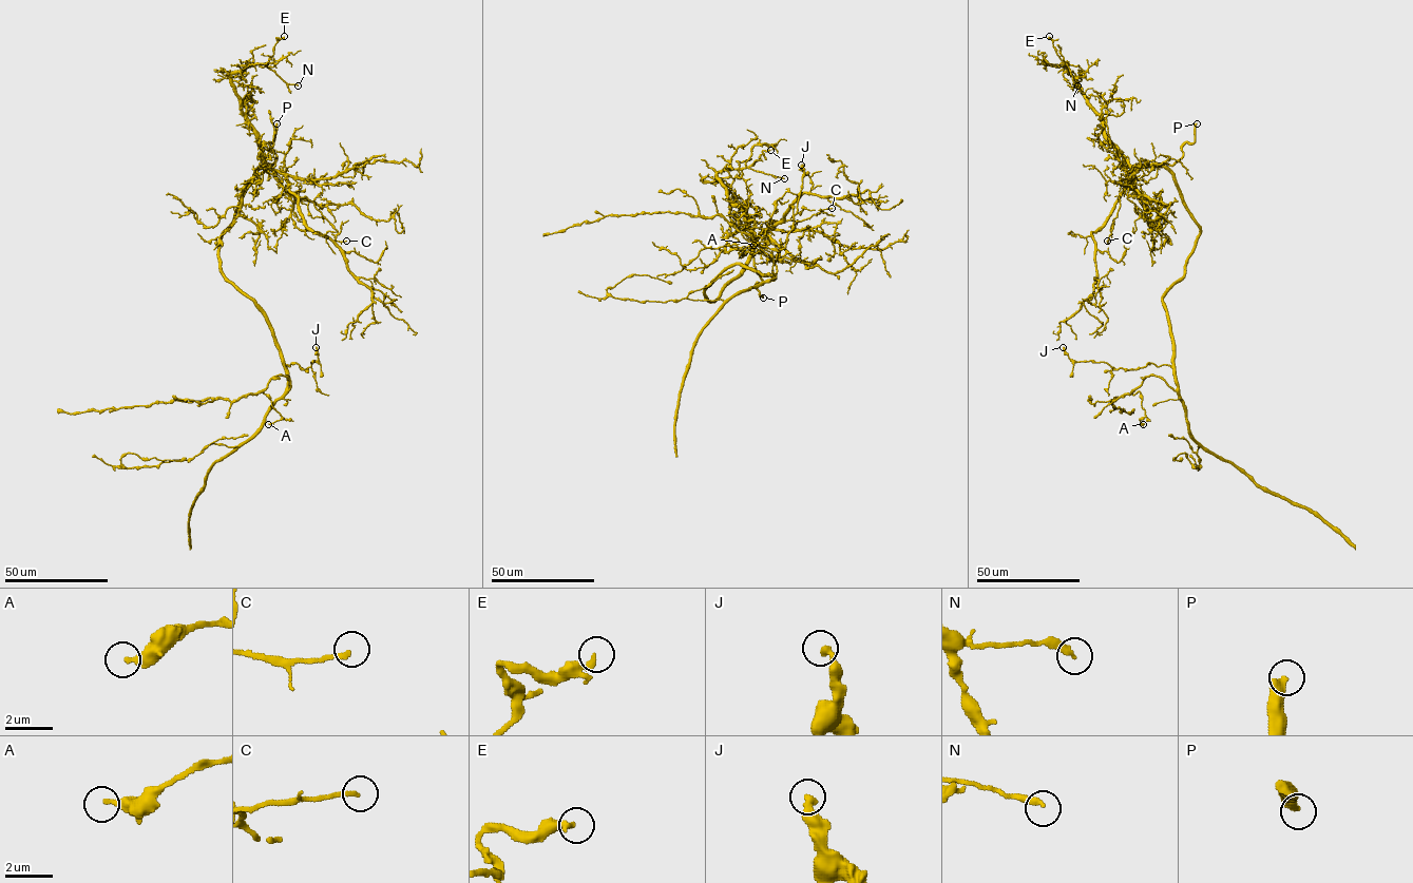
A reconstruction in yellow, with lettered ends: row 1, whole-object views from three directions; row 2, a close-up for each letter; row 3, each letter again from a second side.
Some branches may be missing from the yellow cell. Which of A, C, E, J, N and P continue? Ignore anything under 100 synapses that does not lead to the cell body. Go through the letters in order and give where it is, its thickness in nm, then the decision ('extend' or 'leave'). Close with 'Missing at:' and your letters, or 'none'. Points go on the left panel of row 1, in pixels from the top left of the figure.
A: (268, 424) | 320 nm | leave
C: (346, 241) | 180 nm | leave
E: (284, 36) | 150 nm | leave
J: (316, 347) | 320 nm | leave
N: (298, 85) | 260 nm | leave
P: (277, 123) | 380 nm | extend
Missing at: P

